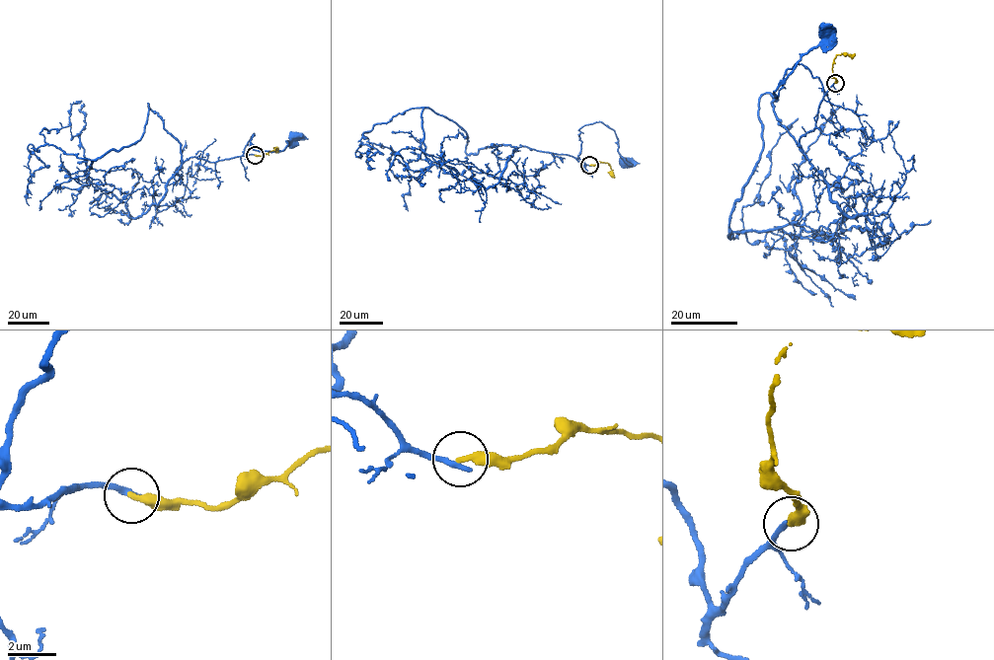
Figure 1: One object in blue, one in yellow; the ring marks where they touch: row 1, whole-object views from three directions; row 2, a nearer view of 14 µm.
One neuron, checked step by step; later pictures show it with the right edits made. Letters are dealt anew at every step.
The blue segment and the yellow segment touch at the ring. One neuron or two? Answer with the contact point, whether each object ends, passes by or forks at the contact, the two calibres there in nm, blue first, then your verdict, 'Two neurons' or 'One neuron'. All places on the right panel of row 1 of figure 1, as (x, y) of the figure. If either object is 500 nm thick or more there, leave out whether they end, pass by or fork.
Place: (835, 83). At the ring blue ends. At the ring yellow ends. Thickness 280 nm (blue) against 340 nm. Two neurons

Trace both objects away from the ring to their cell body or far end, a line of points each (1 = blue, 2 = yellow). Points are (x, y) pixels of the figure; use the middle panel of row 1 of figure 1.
1: (590, 165), (577, 160), (581, 142), (578, 129), (599, 121), (613, 130), (617, 151), (624, 163)
2: (590, 165), (609, 164), (614, 178)

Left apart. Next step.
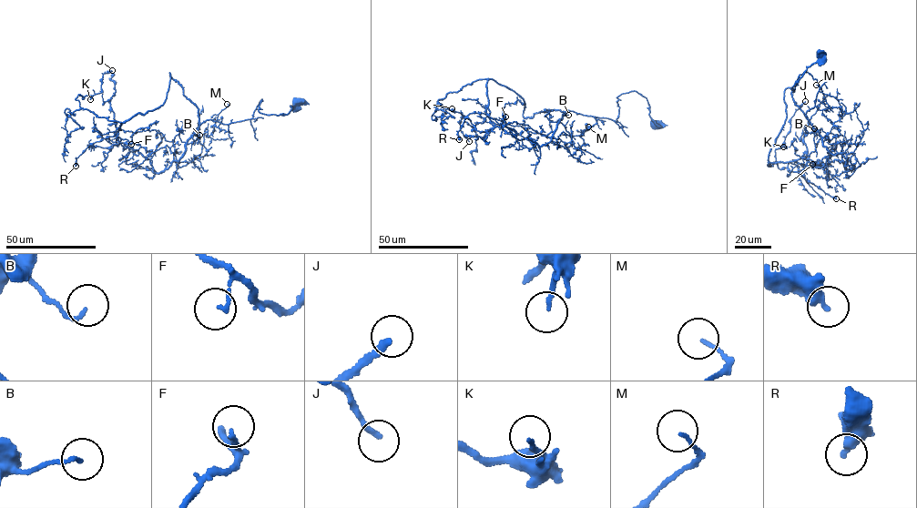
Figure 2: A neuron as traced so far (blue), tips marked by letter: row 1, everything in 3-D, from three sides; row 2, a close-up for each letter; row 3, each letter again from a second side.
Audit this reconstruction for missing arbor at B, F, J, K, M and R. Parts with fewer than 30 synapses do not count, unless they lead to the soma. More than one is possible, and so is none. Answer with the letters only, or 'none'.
none

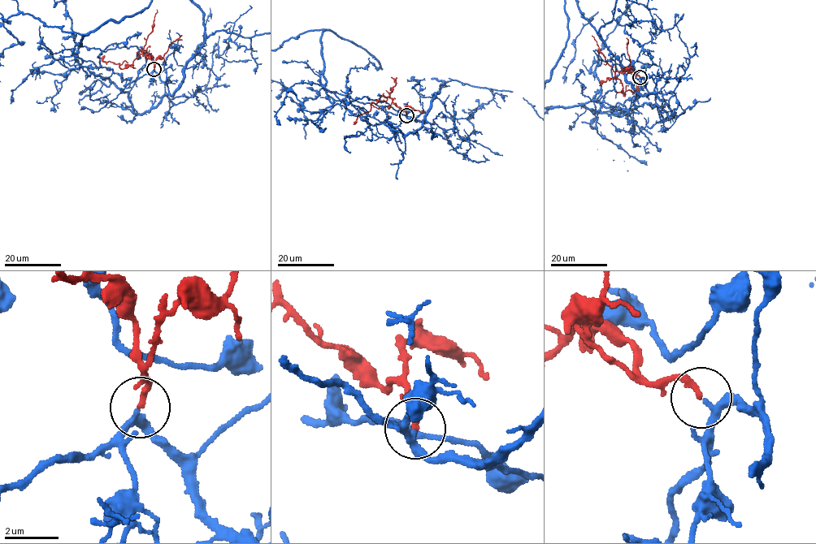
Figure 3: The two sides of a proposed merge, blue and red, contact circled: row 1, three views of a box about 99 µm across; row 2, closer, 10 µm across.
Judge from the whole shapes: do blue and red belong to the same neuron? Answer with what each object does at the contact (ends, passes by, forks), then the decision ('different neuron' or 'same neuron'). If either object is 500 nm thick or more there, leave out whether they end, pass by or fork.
blue passes by; red ends there; same neuron

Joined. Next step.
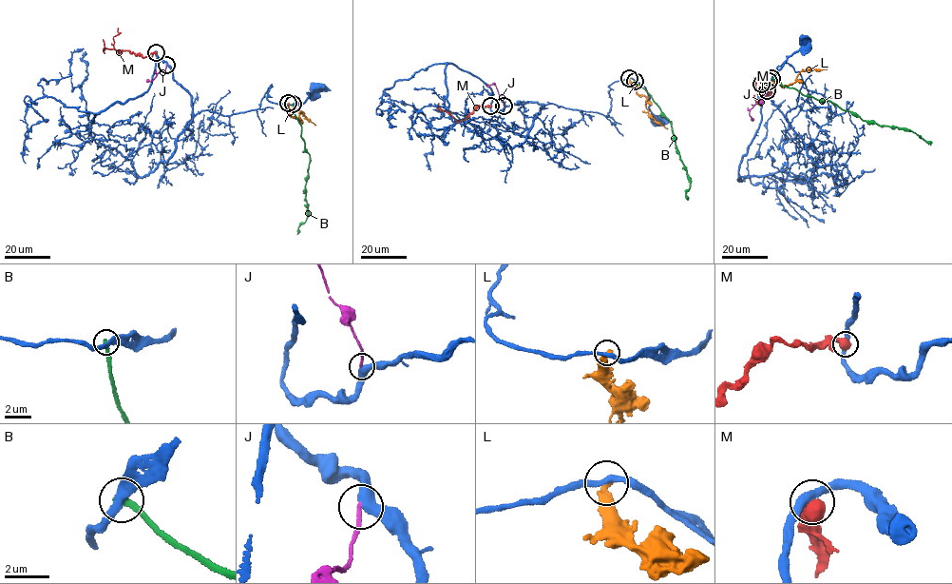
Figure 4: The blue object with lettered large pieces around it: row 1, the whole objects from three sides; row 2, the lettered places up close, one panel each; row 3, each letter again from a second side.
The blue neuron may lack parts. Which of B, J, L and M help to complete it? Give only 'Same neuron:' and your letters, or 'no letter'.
Same neuron: no letter

